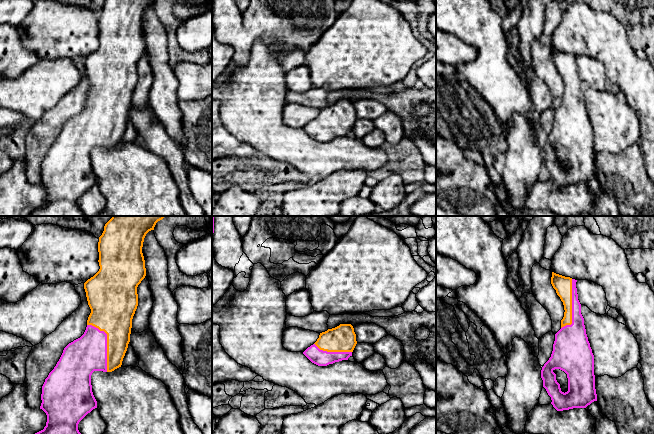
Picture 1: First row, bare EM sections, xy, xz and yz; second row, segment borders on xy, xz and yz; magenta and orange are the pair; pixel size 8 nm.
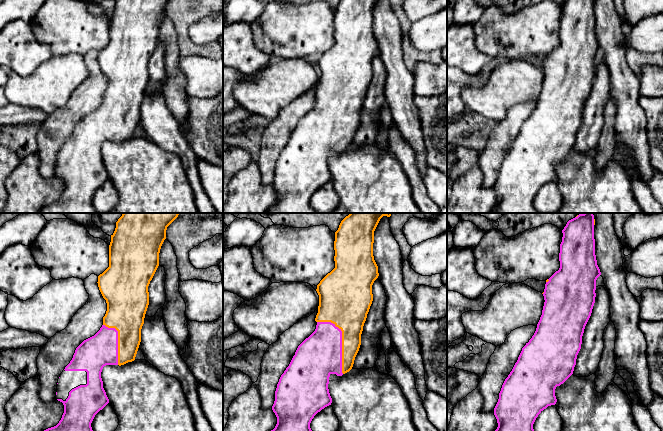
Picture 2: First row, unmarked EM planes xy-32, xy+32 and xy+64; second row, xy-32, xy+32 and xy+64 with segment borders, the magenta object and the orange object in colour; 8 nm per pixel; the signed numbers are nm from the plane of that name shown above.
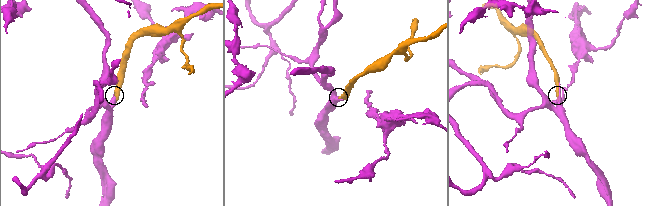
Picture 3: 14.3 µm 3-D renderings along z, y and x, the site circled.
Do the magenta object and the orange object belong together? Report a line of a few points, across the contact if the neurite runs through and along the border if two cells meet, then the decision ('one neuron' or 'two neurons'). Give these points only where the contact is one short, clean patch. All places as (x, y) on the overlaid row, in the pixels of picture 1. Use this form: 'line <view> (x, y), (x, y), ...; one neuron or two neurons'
one neuron

